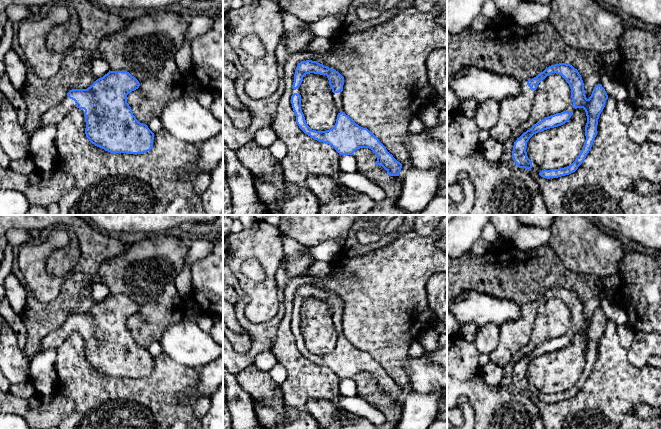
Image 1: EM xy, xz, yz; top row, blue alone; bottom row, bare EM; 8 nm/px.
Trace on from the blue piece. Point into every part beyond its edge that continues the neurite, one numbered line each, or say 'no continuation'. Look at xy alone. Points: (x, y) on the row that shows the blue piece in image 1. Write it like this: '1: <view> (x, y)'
1: xy (51, 117)

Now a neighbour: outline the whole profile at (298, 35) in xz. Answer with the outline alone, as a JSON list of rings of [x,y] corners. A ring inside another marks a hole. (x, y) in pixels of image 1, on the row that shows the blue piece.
[[[281,9],[284,33],[287,35],[287,46],[292,54],[306,50],[308,43],[315,37],[307,28],[307,23]]]

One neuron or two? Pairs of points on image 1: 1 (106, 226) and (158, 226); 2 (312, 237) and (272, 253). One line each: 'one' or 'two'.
1: one
2: two

